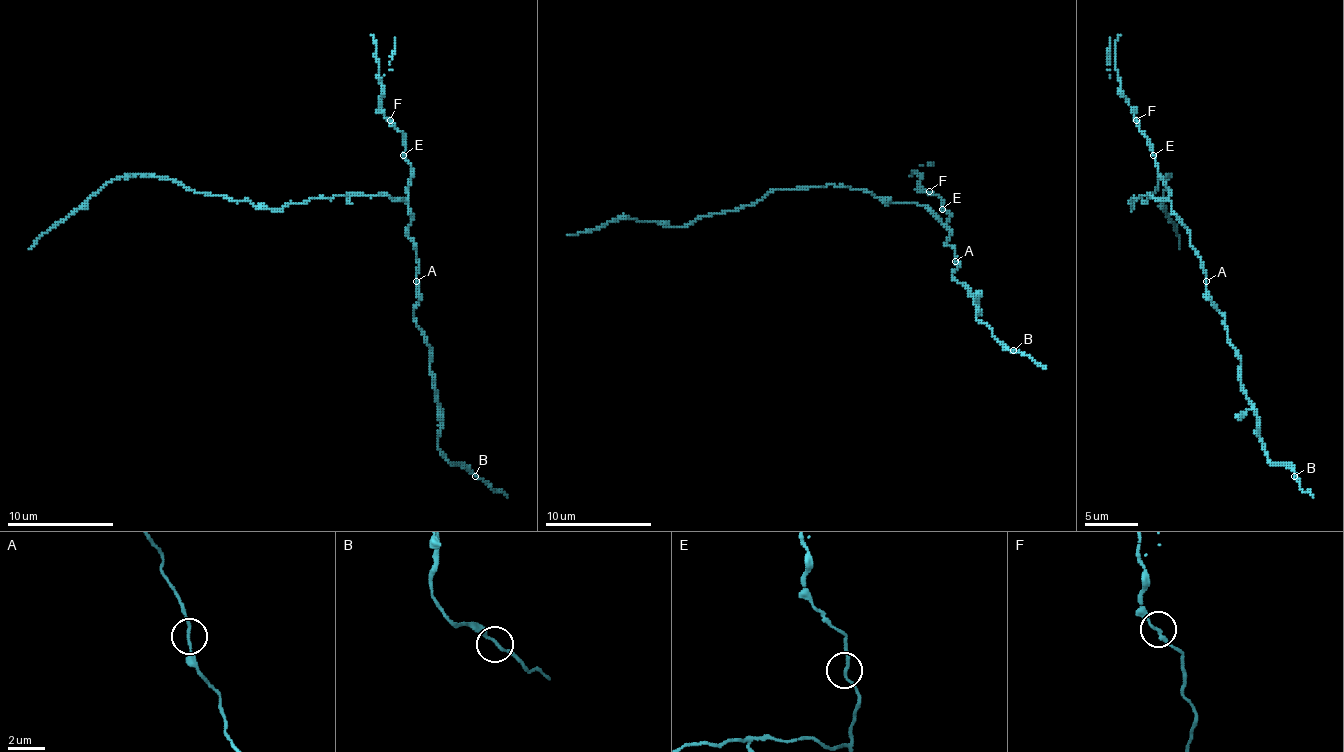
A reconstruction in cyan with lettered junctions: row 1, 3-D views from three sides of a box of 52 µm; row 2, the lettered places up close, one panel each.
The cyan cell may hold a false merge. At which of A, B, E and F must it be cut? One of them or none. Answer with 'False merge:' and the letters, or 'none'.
False merge: none

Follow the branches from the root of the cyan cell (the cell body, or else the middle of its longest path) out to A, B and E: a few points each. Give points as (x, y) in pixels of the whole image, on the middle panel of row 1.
A: (925, 205), (947, 227), (949, 232), (947, 245), (952, 245), (957, 256), (955, 261)
B: (925, 205), (949, 232), (947, 245), (957, 256), (952, 278), (968, 288), (979, 310), (976, 318), (1013, 350)
E: (925, 205), (947, 224), (949, 213), (941, 208)

